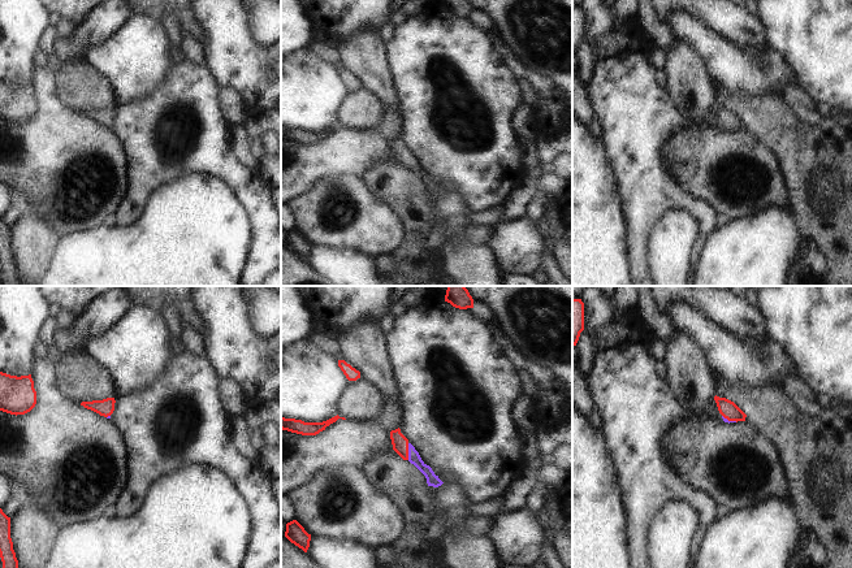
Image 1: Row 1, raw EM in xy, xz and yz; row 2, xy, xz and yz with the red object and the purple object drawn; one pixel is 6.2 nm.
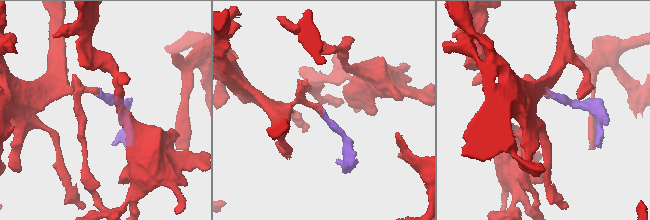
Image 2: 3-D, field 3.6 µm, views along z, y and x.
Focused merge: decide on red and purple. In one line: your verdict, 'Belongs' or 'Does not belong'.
Belongs.

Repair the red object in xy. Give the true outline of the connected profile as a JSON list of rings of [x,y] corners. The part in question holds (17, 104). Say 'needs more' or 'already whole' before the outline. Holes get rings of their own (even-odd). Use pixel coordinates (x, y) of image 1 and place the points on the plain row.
already whole; [[[0,81],[0,120],[25,123],[36,113],[36,100],[31,83],[10,84]]]

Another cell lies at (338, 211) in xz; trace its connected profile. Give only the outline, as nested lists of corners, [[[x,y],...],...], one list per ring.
[[[329,175],[317,181],[307,192],[285,204],[294,214],[297,230],[308,243],[354,250],[372,259],[389,255],[403,239],[399,217],[372,195],[362,177]]]

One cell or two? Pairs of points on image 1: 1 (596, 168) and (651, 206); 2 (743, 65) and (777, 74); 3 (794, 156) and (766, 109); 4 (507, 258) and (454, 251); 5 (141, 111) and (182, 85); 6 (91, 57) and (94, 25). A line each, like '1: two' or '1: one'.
1: two
2: one
3: one
4: two
5: one
6: two

